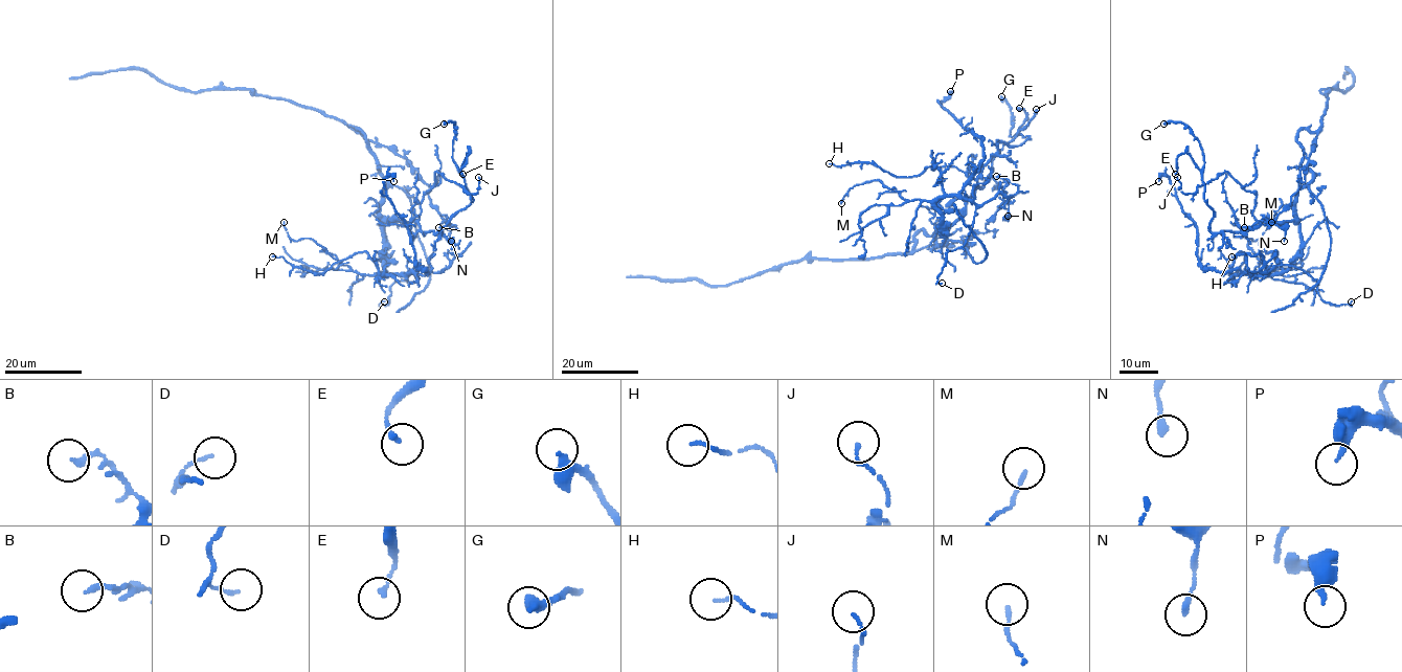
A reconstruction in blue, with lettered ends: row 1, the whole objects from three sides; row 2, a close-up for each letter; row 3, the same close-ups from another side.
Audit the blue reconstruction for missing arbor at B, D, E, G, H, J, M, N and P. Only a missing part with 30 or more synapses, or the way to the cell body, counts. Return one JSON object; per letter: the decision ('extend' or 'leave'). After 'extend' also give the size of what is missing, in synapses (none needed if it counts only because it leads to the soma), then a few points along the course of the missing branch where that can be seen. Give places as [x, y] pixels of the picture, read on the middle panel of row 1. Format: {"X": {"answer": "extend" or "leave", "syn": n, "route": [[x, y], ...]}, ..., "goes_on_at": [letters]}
{"B": {"answer": "leave"}, "D": {"answer": "leave"}, "E": {"answer": "leave"}, "G": {"answer": "leave"}, "H": {"answer": "leave"}, "J": {"answer": "leave"}, "M": {"answer": "leave"}, "N": {"answer": "leave"}, "P": {"answer": "leave"}, "goes_on_at": []}

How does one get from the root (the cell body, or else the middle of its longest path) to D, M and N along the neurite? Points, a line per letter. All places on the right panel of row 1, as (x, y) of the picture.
D: (1302, 159), (1312, 173), (1295, 203), (1302, 249), (1263, 274), (1294, 266), (1325, 301), (1351, 301)
M: (1302, 159), (1312, 173), (1295, 203), (1302, 249), (1288, 269), (1267, 275), (1248, 241), (1259, 239), (1271, 222)
N: (1302, 159), (1297, 133), (1316, 131), (1308, 162), (1299, 171), (1301, 186), (1269, 222), (1285, 231), (1284, 241)

